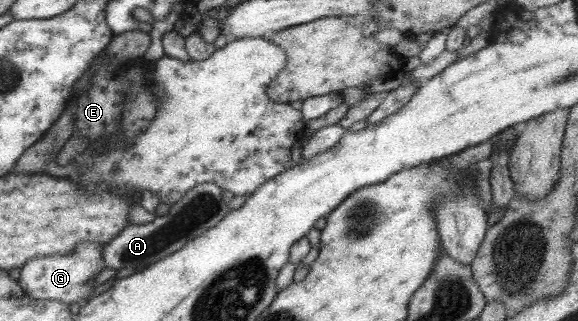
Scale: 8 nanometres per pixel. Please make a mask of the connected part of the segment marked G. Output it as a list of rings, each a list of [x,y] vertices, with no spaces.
[[[78,243],[72,248],[72,253],[64,257],[40,257],[30,259],[20,269],[17,285],[32,299],[56,299],[56,301],[70,305],[70,303],[83,304],[81,300],[88,299],[93,286],[88,286],[90,279],[104,268],[102,262],[102,247],[100,243]]]

